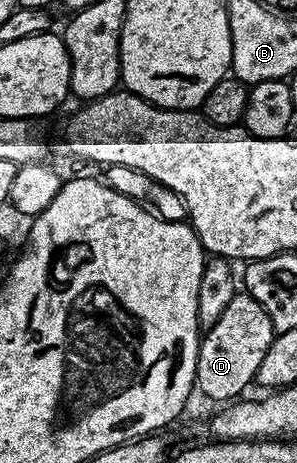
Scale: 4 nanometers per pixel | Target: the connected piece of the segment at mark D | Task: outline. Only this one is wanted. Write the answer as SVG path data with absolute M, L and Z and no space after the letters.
M237 292L234 300L226 307L226 312L218 319L218 324L203 335L196 361L196 386L212 402L224 404L236 400L248 385L256 382L258 364L262 364L262 356L266 356L266 348L270 348L273 336L270 316L251 298L247 292Z

